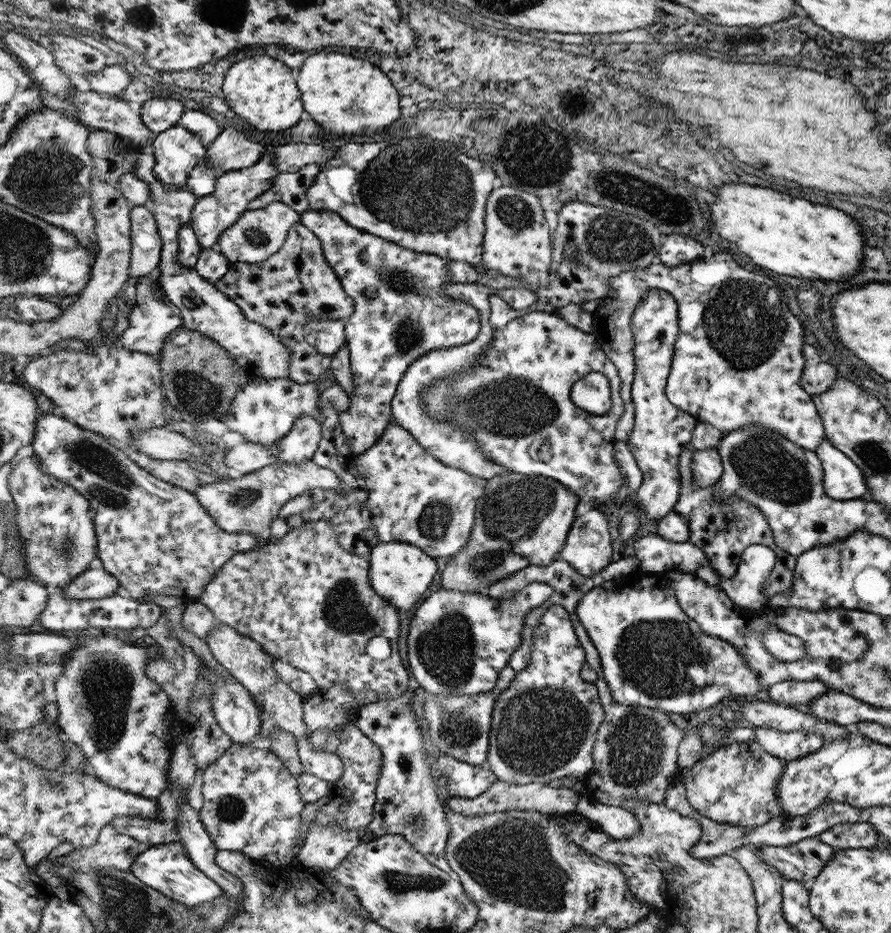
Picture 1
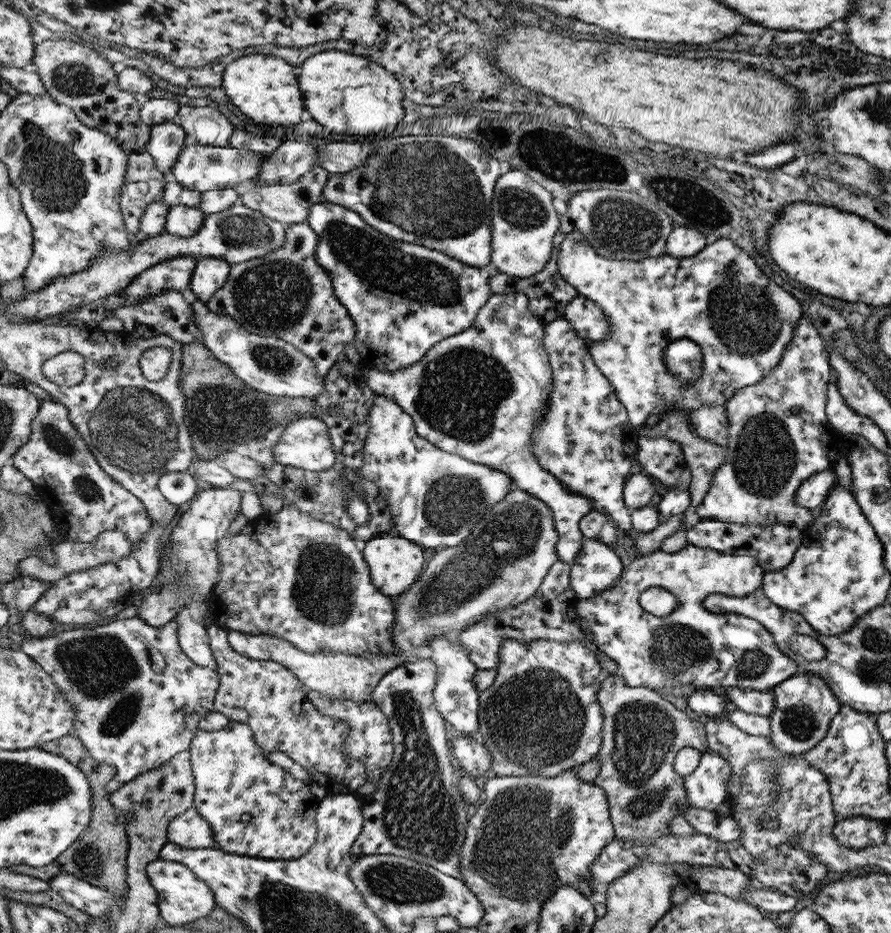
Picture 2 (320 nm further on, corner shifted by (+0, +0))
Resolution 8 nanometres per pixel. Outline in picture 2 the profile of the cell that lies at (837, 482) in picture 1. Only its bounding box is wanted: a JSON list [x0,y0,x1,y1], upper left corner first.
[795,468,836,511]

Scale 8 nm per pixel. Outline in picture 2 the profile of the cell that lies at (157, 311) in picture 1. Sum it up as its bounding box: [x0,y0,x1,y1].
[148,121,189,177]

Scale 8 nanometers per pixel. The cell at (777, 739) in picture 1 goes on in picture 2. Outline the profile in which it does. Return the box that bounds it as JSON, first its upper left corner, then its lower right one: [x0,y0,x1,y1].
[770,672,842,755]

